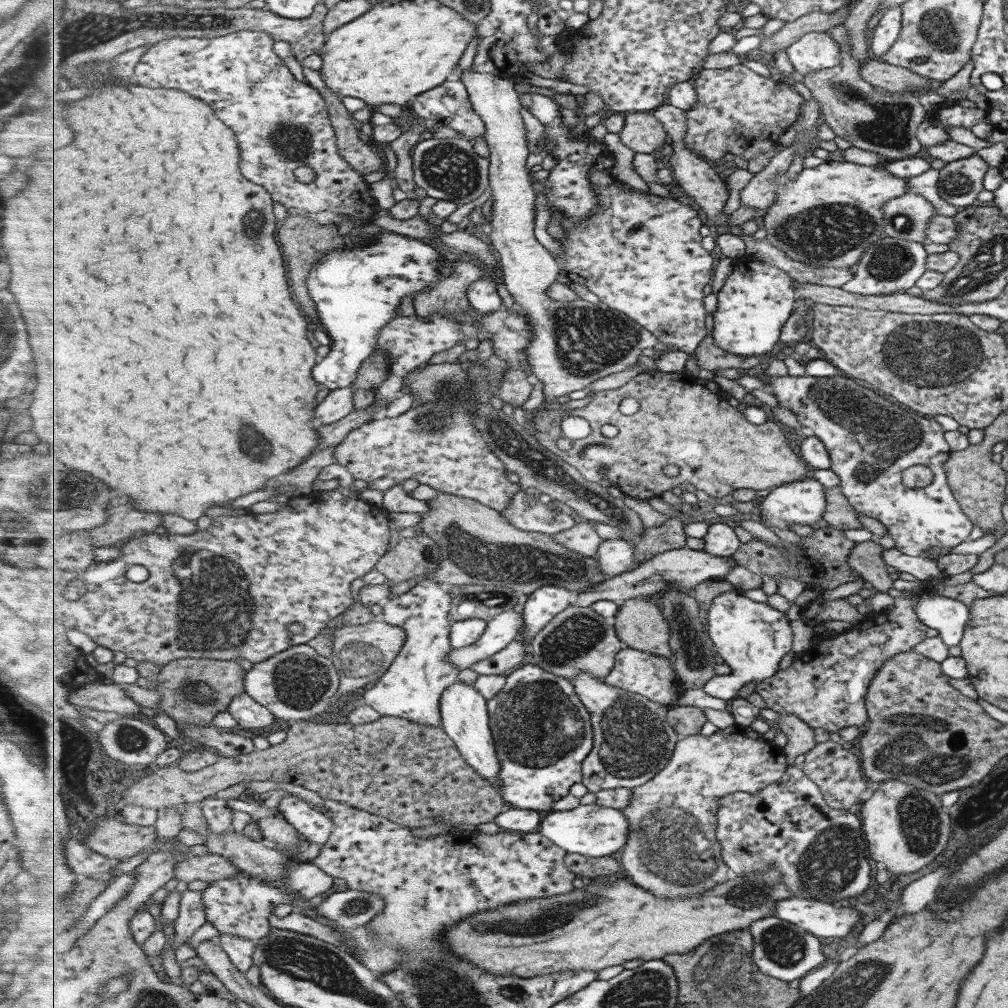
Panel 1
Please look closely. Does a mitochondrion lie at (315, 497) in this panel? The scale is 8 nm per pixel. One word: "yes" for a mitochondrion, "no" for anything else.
no

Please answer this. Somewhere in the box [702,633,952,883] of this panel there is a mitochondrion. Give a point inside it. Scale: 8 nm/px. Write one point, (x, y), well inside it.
(919, 819)

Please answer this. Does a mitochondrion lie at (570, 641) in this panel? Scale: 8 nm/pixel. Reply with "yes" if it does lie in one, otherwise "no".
yes

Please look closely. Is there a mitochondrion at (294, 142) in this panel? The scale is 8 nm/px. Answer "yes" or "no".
yes

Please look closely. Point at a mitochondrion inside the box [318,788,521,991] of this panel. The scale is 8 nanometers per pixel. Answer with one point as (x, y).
(350, 910)

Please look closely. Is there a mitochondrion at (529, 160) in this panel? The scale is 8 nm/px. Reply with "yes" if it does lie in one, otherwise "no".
no

